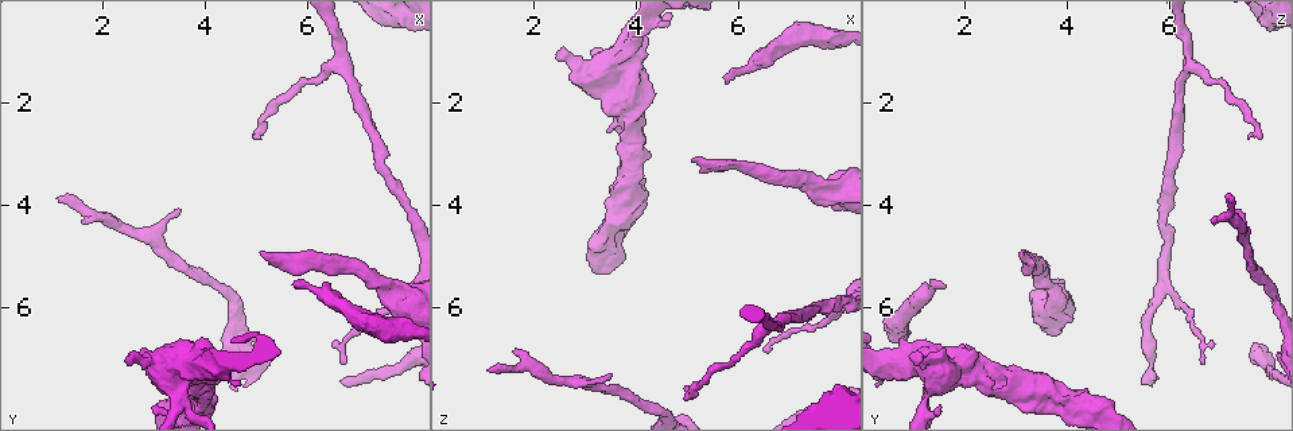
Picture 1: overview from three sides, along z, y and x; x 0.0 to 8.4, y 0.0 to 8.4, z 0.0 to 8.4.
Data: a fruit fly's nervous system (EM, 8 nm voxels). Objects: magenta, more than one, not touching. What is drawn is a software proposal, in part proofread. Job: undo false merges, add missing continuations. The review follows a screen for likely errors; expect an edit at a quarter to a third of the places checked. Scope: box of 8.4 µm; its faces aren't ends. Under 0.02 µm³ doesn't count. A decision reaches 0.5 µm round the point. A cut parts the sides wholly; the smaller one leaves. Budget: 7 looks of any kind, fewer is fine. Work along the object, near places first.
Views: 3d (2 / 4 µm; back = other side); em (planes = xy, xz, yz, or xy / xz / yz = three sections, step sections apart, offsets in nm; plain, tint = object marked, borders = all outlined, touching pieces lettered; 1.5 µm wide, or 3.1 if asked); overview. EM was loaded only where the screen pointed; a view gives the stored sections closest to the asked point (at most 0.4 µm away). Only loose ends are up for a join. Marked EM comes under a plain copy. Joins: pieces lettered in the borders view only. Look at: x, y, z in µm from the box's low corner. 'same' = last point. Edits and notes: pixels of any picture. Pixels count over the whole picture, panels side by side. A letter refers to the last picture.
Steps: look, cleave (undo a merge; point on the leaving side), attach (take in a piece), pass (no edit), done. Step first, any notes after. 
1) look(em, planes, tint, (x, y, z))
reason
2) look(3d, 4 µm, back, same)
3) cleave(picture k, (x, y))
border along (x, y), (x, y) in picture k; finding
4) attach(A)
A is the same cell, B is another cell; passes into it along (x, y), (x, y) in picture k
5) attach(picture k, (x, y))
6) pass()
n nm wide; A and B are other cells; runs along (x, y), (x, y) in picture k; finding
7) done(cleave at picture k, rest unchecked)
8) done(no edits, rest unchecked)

look(em, planes, borders, (5.80, 5.65, 1.60))

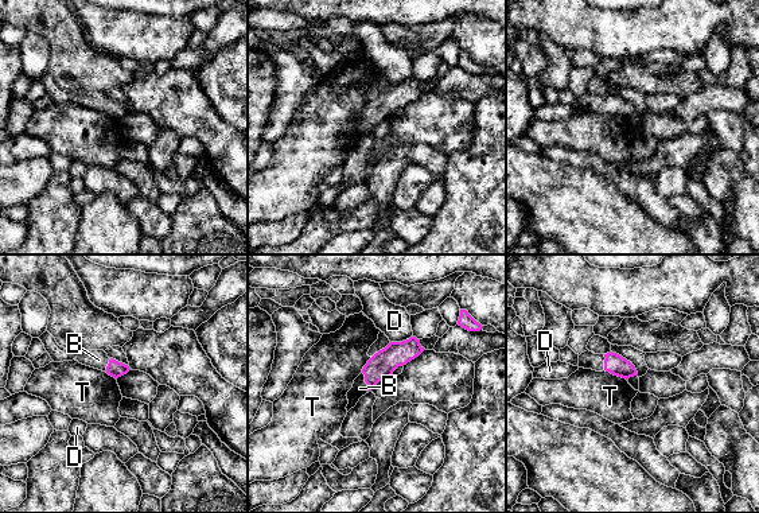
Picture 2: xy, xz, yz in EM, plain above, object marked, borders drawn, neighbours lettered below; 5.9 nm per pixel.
attach(B)
T touches over 150 nm; B is the same cell, D and T are other cells; the neuron continues

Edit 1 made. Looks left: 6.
look(em, xy, step 4, borders, (5.10, 4.90, 3.10))
long arm stops here

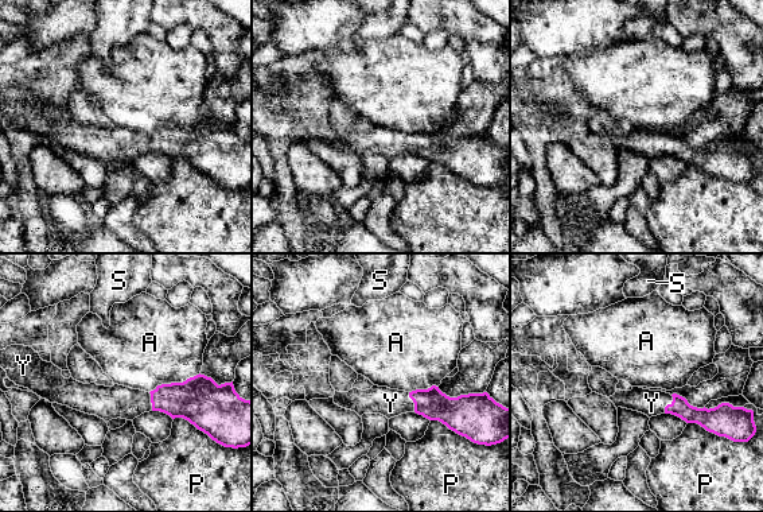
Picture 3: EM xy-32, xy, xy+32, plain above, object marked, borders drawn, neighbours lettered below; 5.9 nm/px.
attach(Y)
Y is the same cell, A, P and S are other cells; passes into it along (680, 407), (668, 404), (651, 403) in picture 3; the neuron continues

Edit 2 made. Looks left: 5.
look(overview)
redraw

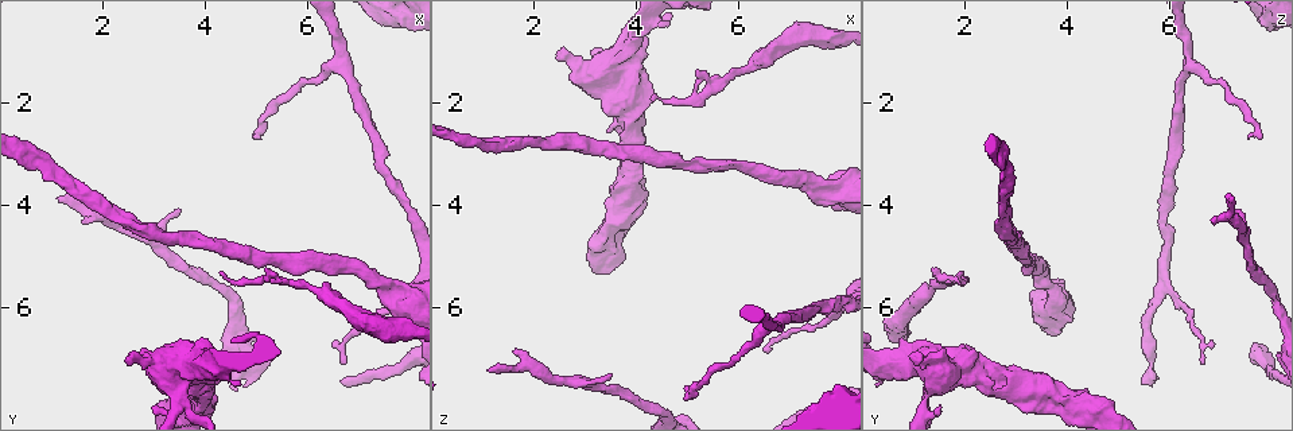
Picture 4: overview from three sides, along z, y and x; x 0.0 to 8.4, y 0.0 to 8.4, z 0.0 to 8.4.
look(3d, 4 µm, (3.50, 7.60, 1.35))
thick turns thin

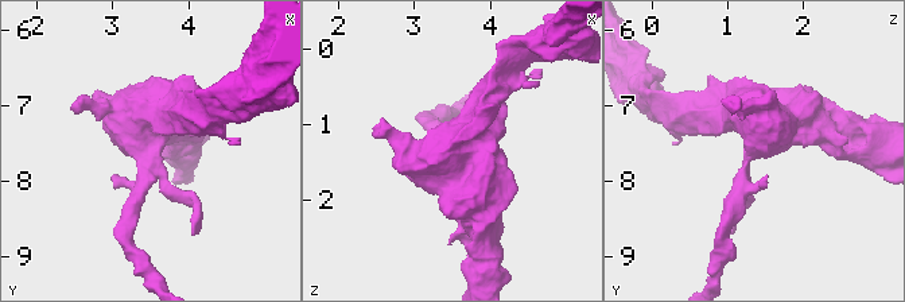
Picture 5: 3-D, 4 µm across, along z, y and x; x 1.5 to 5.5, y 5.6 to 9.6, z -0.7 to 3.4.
look(em, planes, tint, (3.45, 7.60, 1.35))

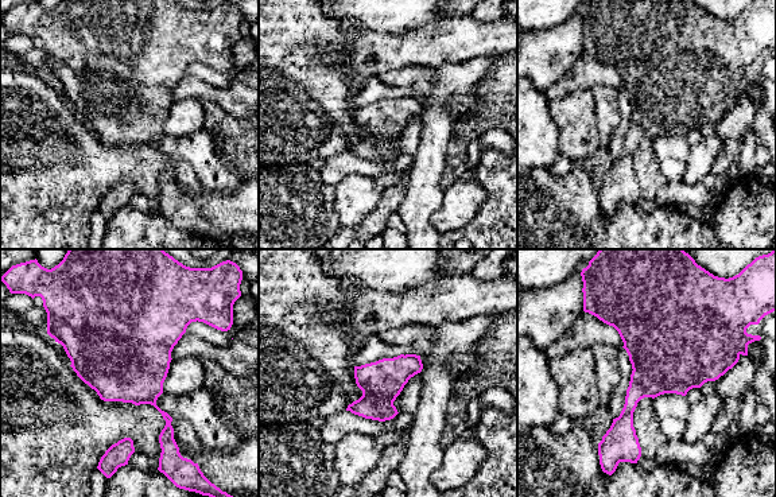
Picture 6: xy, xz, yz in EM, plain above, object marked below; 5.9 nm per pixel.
look(em, planes, borders, same)

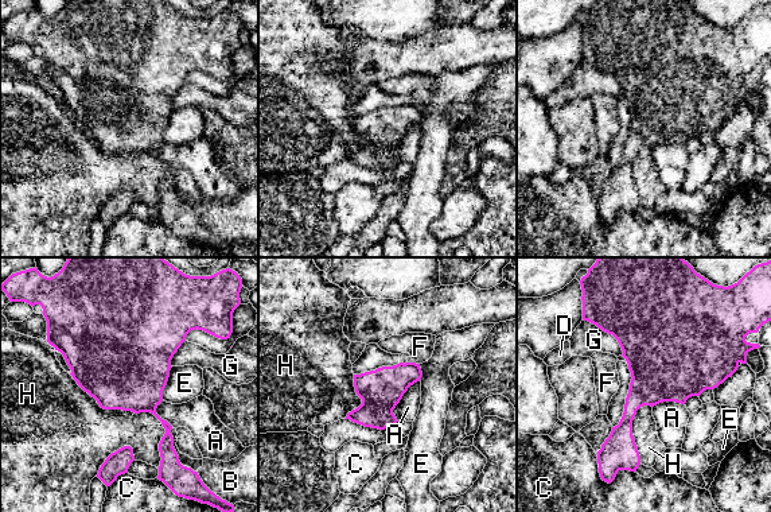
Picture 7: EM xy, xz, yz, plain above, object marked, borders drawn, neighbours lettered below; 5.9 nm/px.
pass()
260 nm wide; A, B, C, D, E, F, G and H are other cells; border along (69, 373), (160, 422), (159, 468) in picture 7; continuous, no second neuron

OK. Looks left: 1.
done(attach at picture 2, attach at picture 3, rest unchecked)

